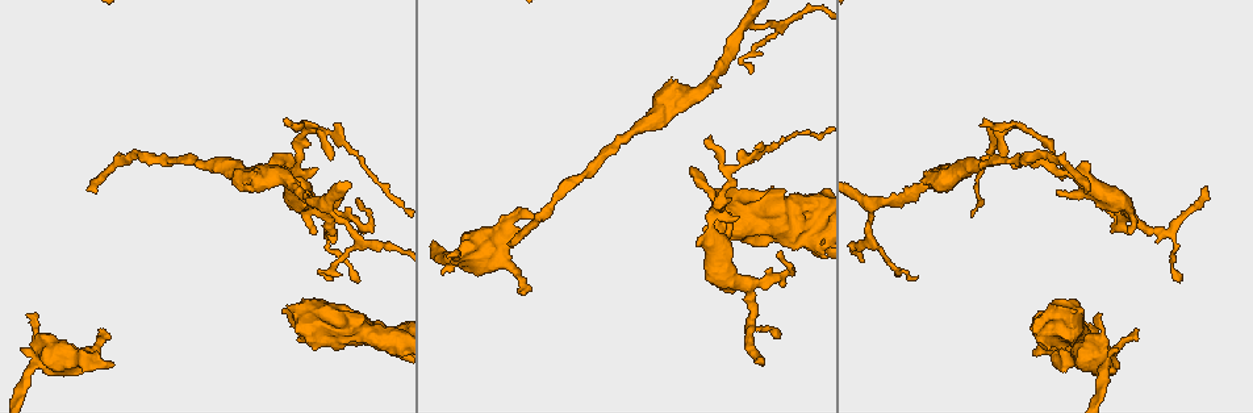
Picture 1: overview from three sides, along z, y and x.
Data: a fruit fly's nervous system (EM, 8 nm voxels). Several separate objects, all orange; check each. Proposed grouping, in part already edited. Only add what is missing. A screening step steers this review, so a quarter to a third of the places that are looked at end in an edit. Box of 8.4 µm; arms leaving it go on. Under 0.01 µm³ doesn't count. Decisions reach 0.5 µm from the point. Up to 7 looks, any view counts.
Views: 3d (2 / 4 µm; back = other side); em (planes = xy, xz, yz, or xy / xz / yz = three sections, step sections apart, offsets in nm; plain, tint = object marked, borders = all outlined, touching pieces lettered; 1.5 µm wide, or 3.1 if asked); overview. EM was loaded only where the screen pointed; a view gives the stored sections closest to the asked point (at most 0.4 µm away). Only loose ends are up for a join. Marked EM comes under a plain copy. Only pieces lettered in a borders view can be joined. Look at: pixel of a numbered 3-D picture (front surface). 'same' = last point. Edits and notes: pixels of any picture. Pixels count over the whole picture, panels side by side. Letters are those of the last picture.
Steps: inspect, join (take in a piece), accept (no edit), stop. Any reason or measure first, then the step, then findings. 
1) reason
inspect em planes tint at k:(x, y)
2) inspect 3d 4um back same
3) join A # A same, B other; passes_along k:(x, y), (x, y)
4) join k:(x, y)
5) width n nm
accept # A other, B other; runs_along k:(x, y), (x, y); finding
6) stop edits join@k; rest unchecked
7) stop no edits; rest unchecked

thin end
inspect 3d 4um at 1:(1016, 167)

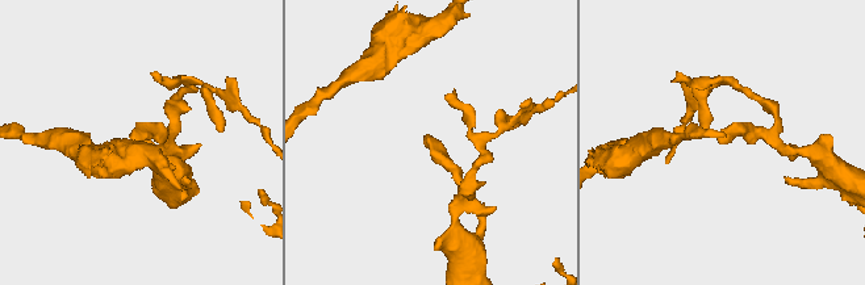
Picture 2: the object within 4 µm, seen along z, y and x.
inspect em xz step 8 borders at 2:(722, 142)

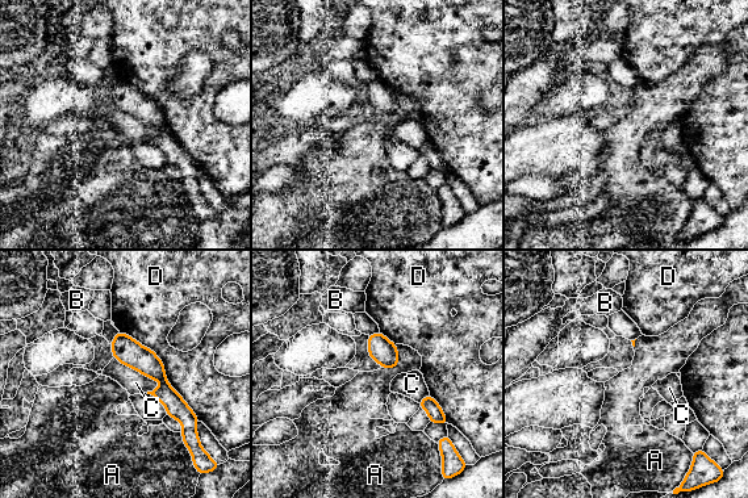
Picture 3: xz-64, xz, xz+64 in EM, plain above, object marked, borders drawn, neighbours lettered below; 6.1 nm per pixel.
another direction
inspect em planes borders same

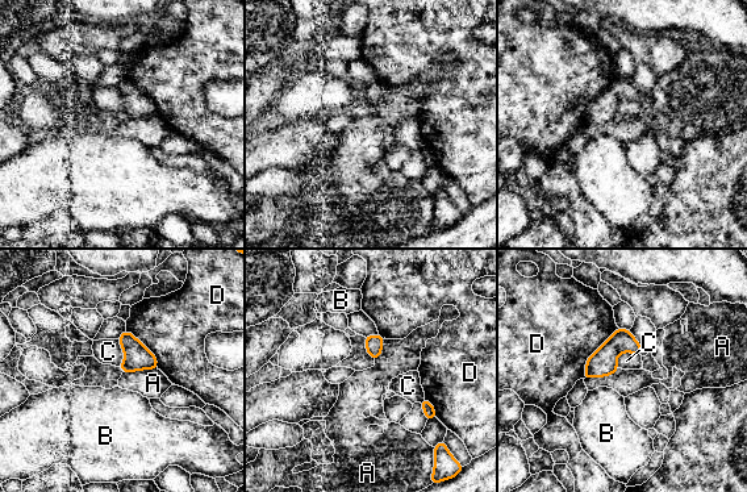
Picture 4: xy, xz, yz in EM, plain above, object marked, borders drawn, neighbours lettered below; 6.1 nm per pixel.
accept # A other, B other, C other, D other; border 4:(157, 367), (122, 372); none of them fits

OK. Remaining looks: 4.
tapers out
inspect em planes borders at 1:(777, 338)

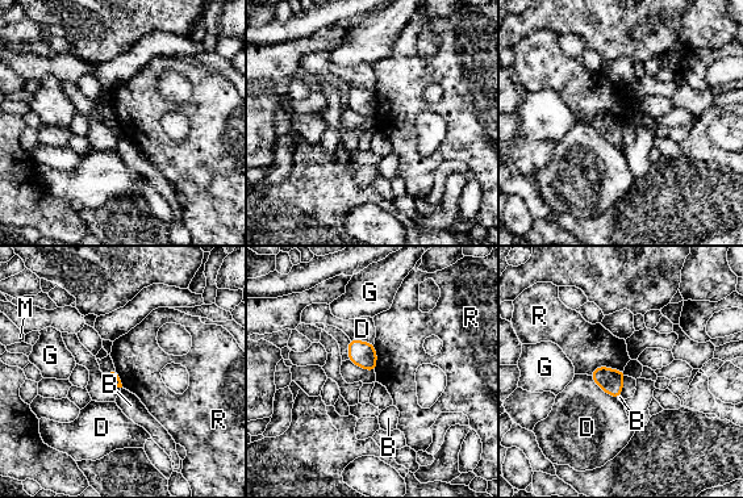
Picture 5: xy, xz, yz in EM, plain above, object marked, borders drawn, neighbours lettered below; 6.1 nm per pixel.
accept # B other, D other, G other, M other, R other; border 5:(622, 371), (599, 367), (591, 375); no lettered piece goes on from it

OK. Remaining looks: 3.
inspect em xy step 4 borders at 1:(1085, 189)

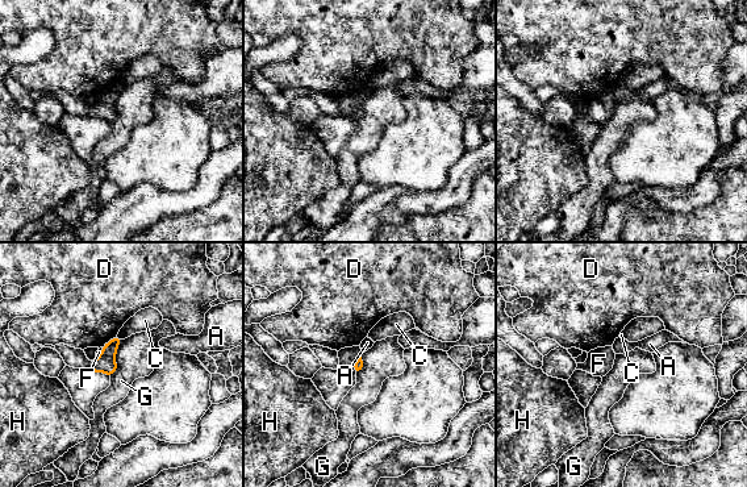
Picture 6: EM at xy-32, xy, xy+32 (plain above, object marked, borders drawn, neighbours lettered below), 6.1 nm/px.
cut it another way
inspect em planes borders same

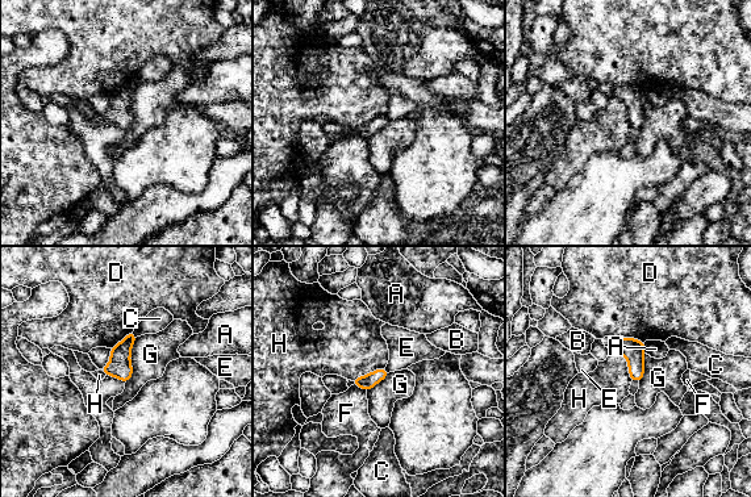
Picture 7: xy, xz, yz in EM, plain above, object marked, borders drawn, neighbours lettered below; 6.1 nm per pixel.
accept # A other, B other, C other, D other, E other, F other, G other, H other; border 7:(613, 347), (625, 358), (631, 380); no lettered piece goes on from it

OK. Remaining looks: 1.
stop no edits; rest unchecked

